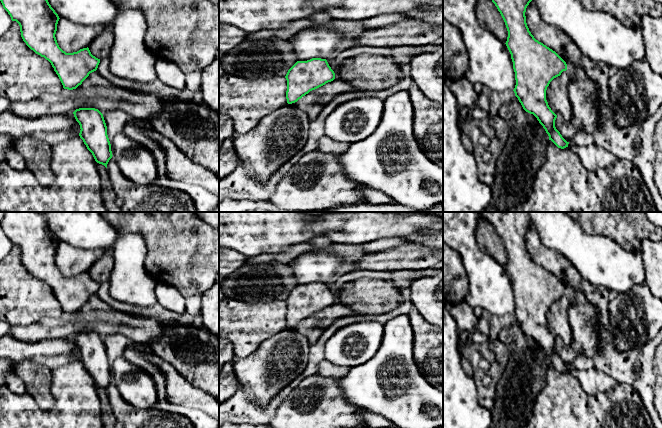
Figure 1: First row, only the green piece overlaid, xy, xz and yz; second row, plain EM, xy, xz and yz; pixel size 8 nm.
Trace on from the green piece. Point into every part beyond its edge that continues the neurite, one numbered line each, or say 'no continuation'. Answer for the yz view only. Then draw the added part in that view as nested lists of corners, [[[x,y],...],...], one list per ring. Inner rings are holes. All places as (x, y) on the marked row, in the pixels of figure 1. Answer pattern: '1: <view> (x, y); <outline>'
no continuation

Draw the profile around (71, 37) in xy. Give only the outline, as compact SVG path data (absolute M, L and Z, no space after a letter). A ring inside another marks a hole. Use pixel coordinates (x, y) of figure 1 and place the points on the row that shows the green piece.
M60 18L55 37L63 51L73 53L89 47L93 39L105 28L103 25L85 26Z

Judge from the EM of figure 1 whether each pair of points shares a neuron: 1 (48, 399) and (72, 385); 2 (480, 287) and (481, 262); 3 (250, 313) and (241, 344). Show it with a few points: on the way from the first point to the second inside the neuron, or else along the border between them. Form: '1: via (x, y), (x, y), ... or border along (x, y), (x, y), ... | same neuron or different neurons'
1: border along (52, 373), (51, 393), (54, 404), (42, 410) | different neurons
2: via (481, 281), (481, 268) | same neuron
3: via (250, 321), (246, 326), (246, 336) | same neuron

